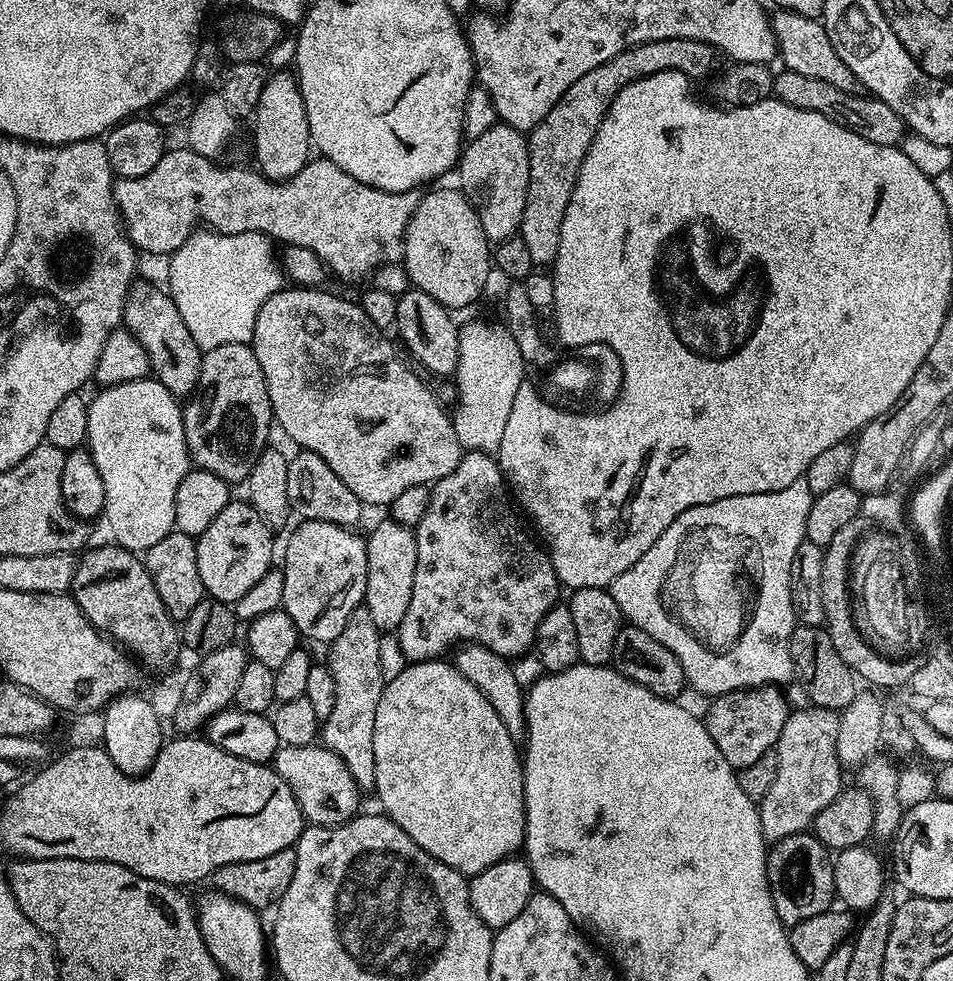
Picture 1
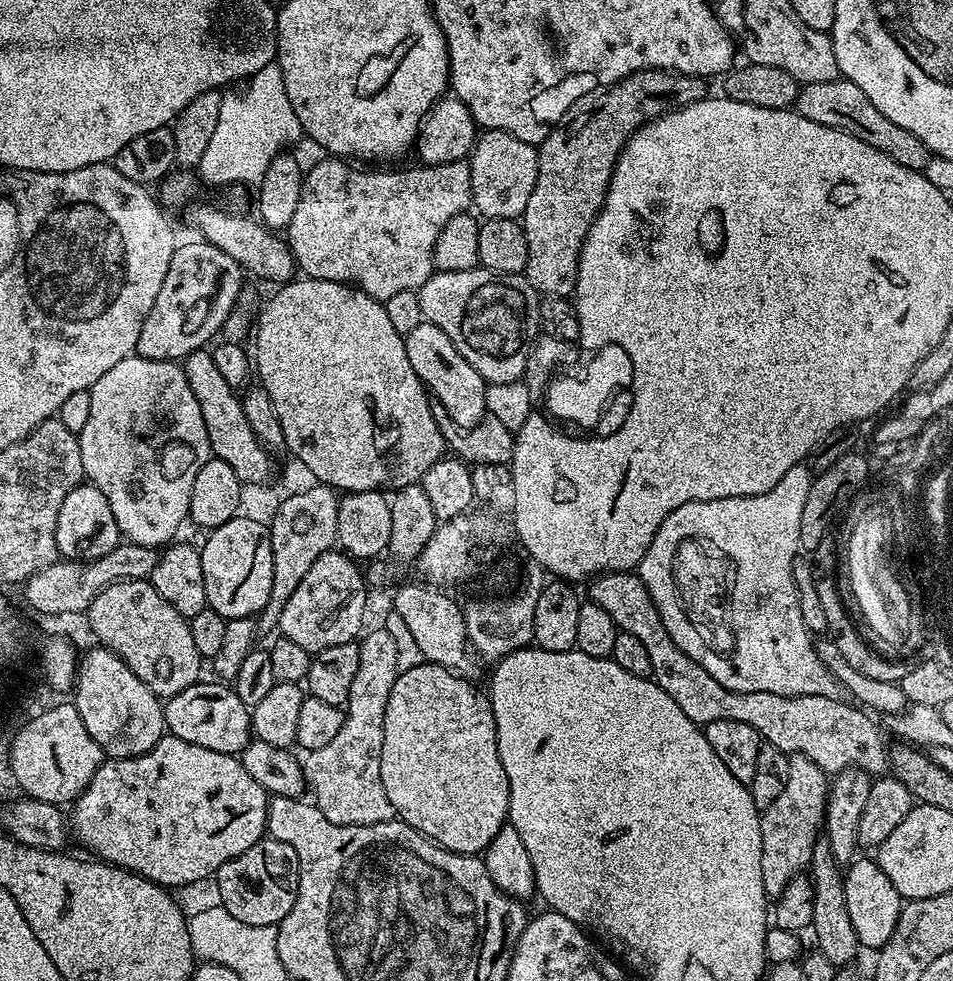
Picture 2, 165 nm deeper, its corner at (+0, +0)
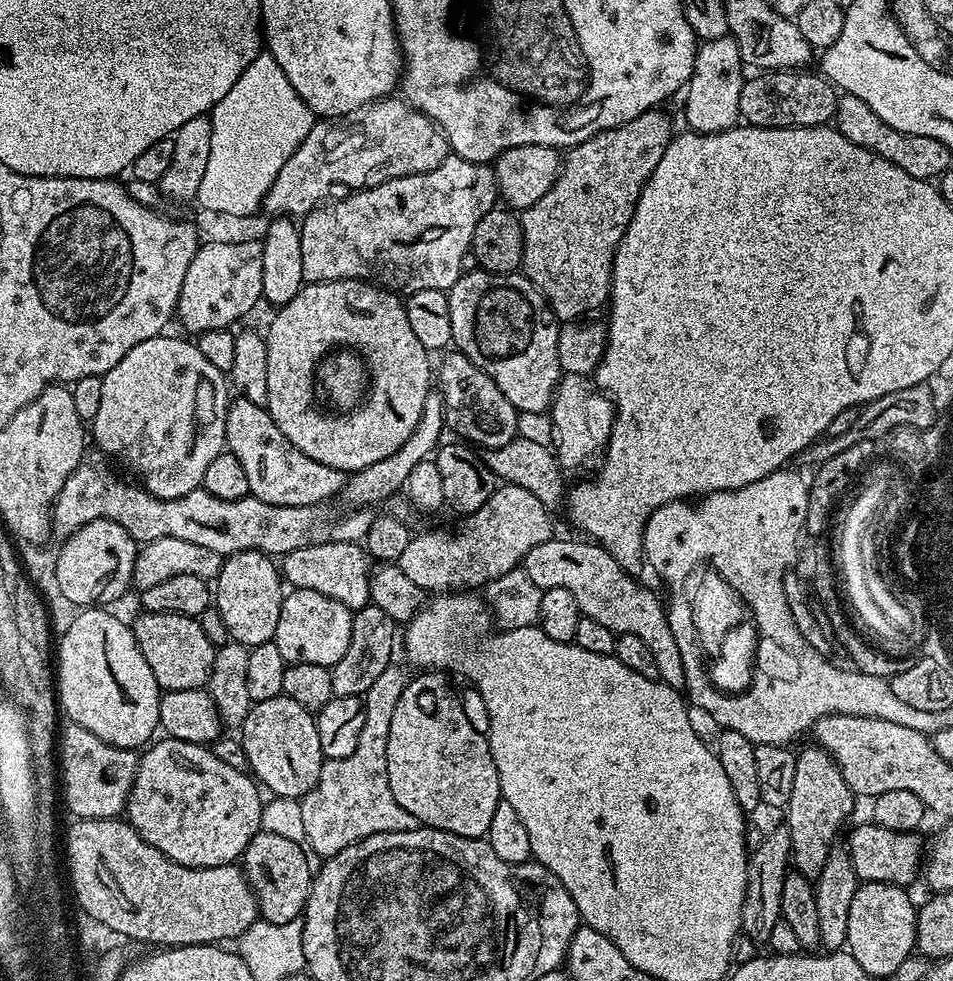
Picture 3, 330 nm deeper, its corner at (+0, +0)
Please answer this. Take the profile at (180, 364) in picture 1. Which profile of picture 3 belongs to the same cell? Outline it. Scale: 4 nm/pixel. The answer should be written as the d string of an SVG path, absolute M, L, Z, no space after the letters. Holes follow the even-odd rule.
M237 395L235 399L227 401L224 442L227 451L232 452L238 462L242 462L251 495L274 506L310 508L319 505L323 496L331 492L339 493L343 489L345 472L322 466L322 462L314 462L314 458L306 458L302 450L292 447L286 434L278 430L265 405L250 402L247 396Z

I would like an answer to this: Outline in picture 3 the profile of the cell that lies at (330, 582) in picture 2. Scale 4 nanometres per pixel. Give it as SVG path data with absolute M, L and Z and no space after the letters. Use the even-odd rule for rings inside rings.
M292 588L282 602L282 614L278 614L275 639L284 663L290 665L311 662L313 666L332 669L338 658L346 654L346 646L350 646L352 614L353 609L326 594L318 594L318 590Z

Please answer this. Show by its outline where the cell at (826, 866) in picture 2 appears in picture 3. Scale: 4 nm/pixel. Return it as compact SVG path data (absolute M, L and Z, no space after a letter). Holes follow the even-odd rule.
M819 746L811 747L799 749L796 757L794 790L790 790L786 827L792 847L791 867L812 882L822 874L822 866L826 866L826 858L837 843L836 835L852 812L854 793L846 786L846 780L831 756Z

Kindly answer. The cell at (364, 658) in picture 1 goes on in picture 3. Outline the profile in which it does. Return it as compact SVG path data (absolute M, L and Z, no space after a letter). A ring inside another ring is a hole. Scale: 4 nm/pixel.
M393 662L382 670L374 681L374 686L363 696L364 725L358 734L358 744L348 758L325 760L312 789L299 803L302 810L302 823L305 826L304 840L307 847L327 858L346 850L346 846L370 838L383 832L405 832L417 828L414 814L402 810L394 802L390 790L390 778L386 766L386 742L390 742L390 718L394 718L394 706L402 698L406 675Z

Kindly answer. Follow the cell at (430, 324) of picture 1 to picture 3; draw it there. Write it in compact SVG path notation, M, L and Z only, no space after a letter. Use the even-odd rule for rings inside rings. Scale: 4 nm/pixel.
M444 350L439 353L440 361L434 364L434 384L438 389L442 402L444 403L444 423L449 429L457 432L461 441L469 445L477 446L481 444L481 449L500 448L516 435L516 417L518 415L516 407L494 386L494 382L487 376L482 369L474 366L470 358L466 358L459 350Z

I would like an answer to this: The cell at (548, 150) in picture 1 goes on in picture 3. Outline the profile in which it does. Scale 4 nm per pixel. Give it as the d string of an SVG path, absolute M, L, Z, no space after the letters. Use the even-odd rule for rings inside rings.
M659 107L638 114L636 118L617 128L603 128L598 134L574 144L563 153L560 173L554 186L534 202L534 206L519 213L524 249L520 268L522 275L544 296L557 321L571 322L587 317L595 308L603 309L610 287L612 254L616 251L626 226L634 214L634 206L640 197L640 190L648 175L658 166L662 154L668 149L674 131L672 117L660 112Z

